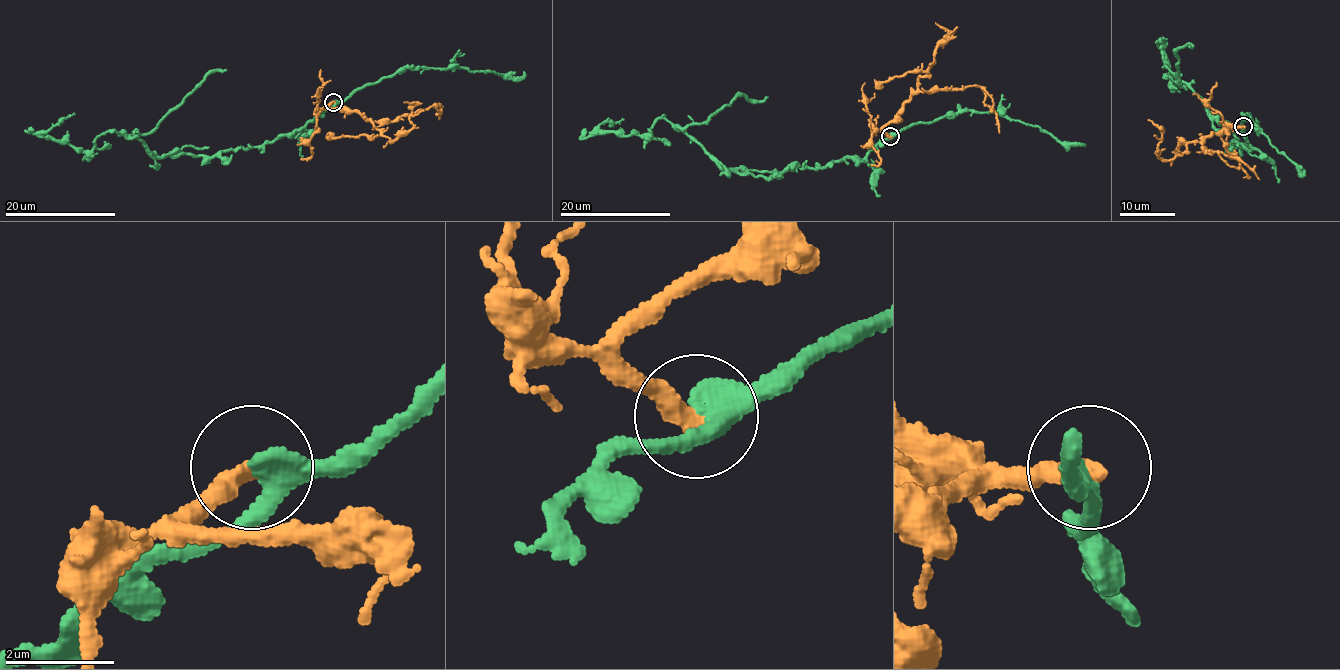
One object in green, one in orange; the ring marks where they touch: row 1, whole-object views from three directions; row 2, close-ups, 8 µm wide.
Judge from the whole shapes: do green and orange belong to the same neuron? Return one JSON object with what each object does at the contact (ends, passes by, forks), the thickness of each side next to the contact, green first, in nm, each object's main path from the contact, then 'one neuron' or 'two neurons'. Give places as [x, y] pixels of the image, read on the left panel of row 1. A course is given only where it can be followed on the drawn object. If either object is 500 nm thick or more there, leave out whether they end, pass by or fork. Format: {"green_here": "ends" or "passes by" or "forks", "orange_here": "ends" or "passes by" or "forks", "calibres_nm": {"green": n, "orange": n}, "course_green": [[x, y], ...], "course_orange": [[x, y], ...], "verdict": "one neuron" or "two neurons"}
{"green_here": "passes by", "orange_here": "ends", "calibres_nm": {"green": 280, "orange": 380}, "course_green": [[333, 102], [290, 133], [210, 156], [157, 157], [139, 139], [111, 132], [87, 151], [45, 134], [73, 113]], "course_orange": [[333, 102], [325, 108], [360, 112], [371, 122], [397, 121], [434, 105], [442, 107], [439, 119]], "verdict": "two neurons"}

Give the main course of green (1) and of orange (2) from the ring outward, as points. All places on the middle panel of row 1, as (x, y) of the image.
1: (890, 136), (863, 158), (844, 158), (764, 178), (725, 170), (662, 118), (649, 135), (598, 130), (621, 118)
2: (890, 136), (881, 129), (909, 98), (920, 92), (977, 85), (985, 96), (984, 103), (996, 113), (999, 132)

